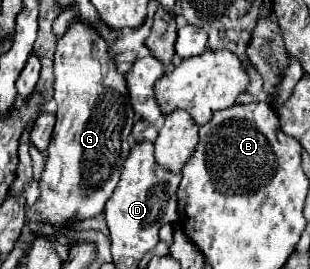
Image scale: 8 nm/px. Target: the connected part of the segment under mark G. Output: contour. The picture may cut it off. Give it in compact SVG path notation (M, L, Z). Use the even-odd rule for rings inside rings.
M73 19L65 35L57 41L53 87L53 99L57 103L56 123L51 135L51 143L47 147L45 169L39 181L41 195L29 213L29 225L33 235L43 235L41 223L45 219L51 221L53 229L59 229L69 219L89 219L89 217L97 217L103 211L105 201L111 197L113 189L117 187L123 161L127 159L129 153L129 135L135 123L135 111L131 107L127 79L123 73L117 71L107 41L99 37L99 33L91 25L79 19Z

